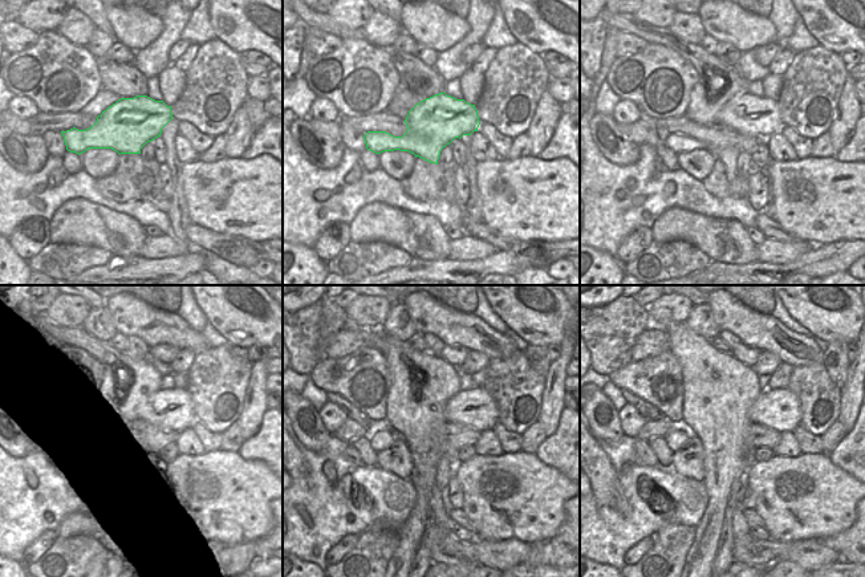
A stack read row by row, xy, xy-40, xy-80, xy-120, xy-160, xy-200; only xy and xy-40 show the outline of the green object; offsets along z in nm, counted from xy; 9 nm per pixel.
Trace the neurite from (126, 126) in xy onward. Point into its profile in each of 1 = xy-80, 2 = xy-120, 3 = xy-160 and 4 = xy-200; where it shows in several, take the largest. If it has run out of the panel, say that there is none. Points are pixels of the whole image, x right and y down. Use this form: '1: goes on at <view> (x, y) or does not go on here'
1: goes on at xy-80 (751, 116)
2: goes on at xy-120 (173, 410)
3: goes on at xy-160 (474, 407)
4: goes on at xy-200 (779, 410)

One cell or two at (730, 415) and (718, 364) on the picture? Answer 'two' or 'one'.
one

